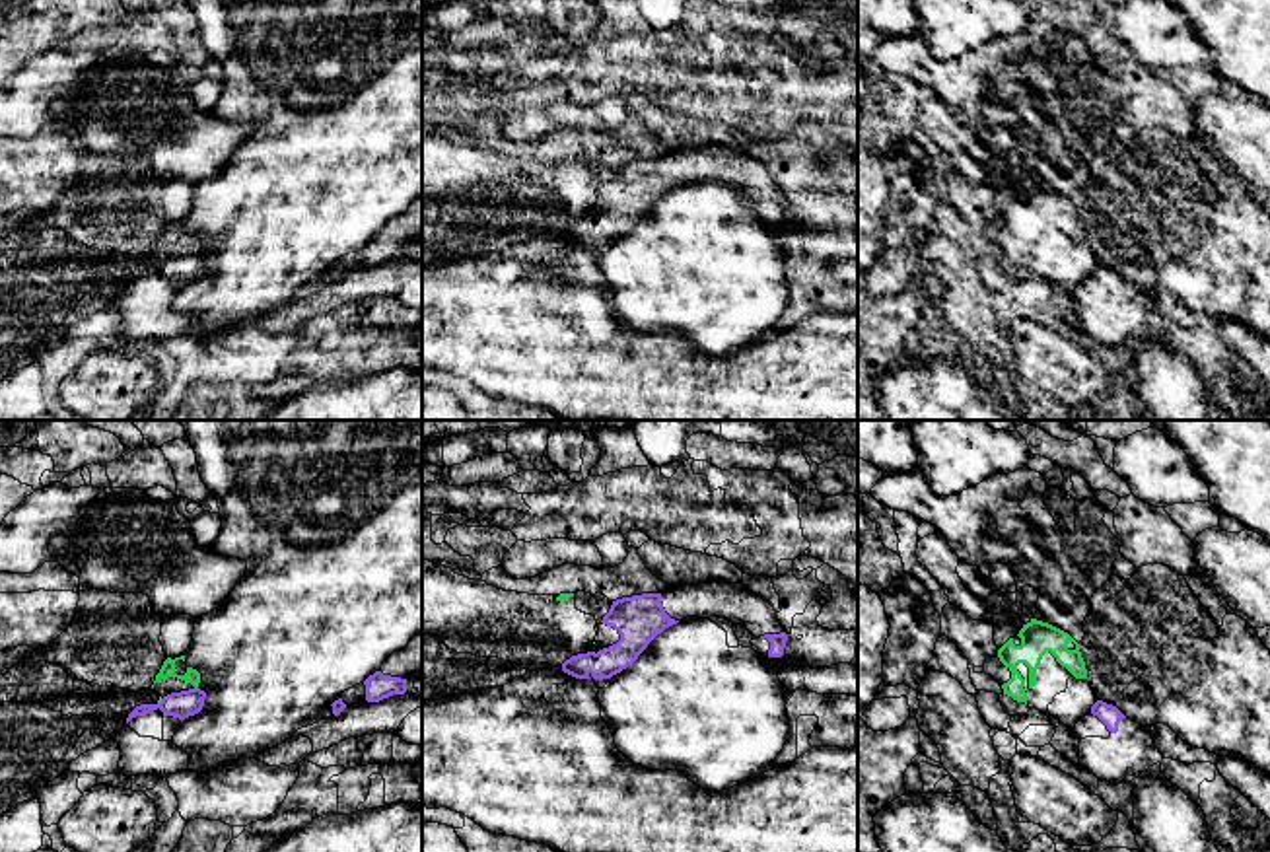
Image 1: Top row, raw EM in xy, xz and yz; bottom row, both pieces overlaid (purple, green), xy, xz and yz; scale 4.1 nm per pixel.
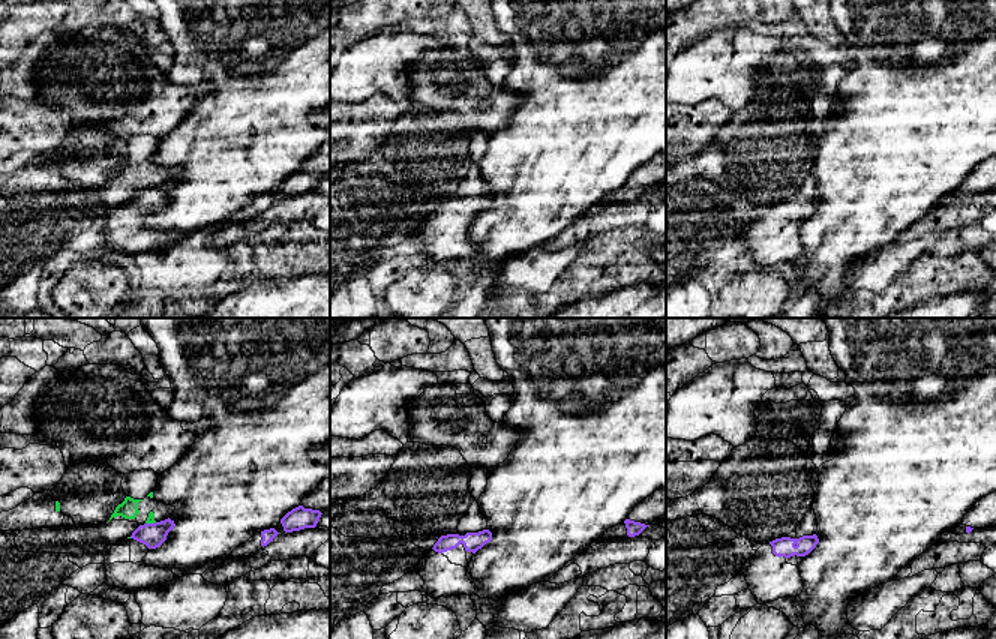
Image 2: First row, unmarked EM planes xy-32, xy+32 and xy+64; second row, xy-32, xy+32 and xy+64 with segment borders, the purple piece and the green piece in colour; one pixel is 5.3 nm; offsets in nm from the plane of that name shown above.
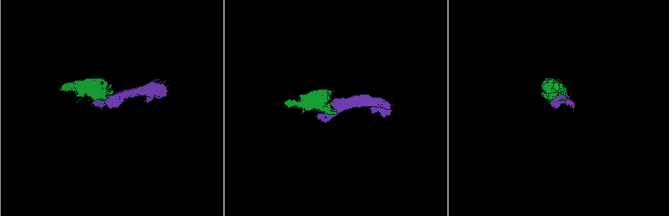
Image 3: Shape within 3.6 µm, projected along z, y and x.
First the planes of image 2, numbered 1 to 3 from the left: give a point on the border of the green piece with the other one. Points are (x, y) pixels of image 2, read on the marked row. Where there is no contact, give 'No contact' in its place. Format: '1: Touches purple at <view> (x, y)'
1: Touches purple at xy-32 (150, 524)
2: No contact
3: No contact

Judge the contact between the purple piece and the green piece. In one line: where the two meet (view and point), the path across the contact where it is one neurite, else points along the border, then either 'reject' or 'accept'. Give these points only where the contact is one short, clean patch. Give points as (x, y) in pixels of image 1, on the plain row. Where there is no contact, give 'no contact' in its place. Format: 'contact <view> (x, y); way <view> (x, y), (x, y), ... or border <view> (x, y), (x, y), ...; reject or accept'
contact xy (160, 267); reject

